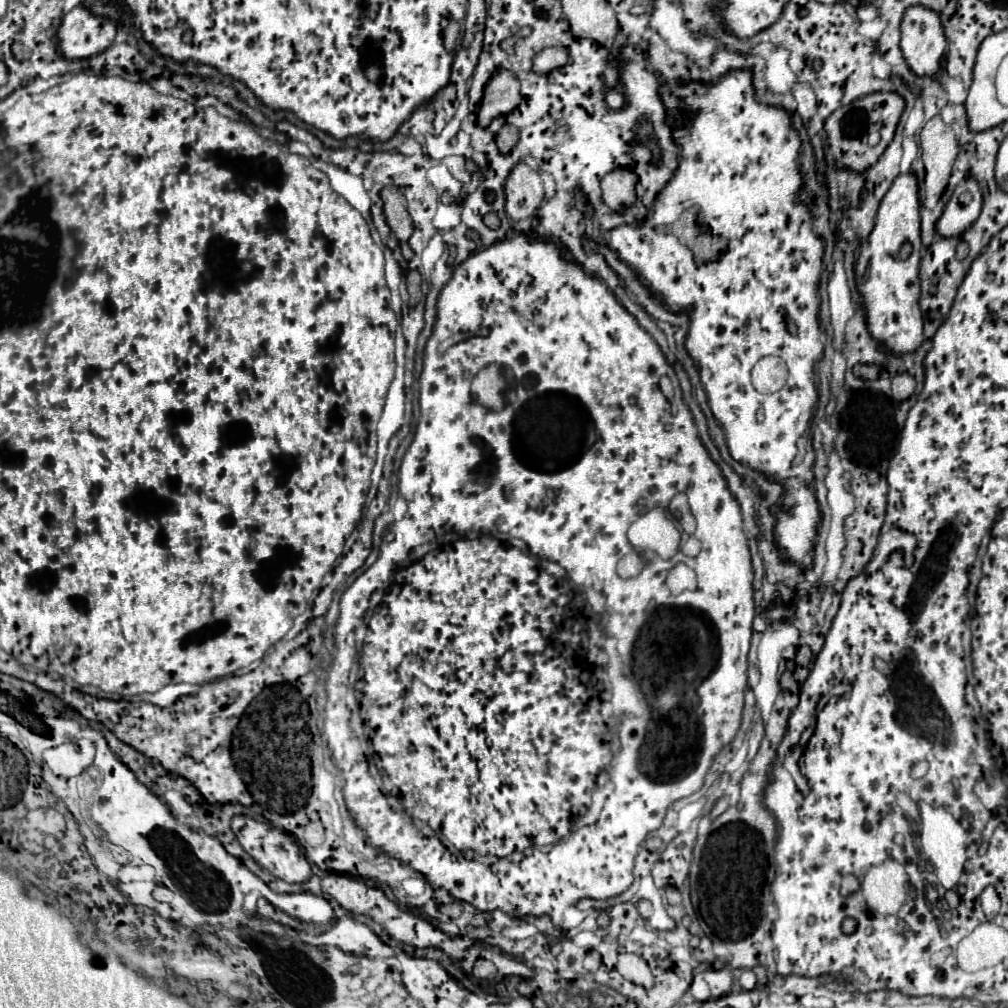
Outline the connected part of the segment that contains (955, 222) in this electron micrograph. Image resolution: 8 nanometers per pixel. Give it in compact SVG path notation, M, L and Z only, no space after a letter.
M975 178L963 180L955 188L943 216L939 218L937 232L941 236L961 236L977 220L977 216L981 214L981 206L983 196L979 182Z

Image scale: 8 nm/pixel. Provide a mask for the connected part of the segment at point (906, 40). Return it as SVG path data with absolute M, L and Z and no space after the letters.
M925 6L909 8L901 22L901 50L911 72L915 76L937 76L945 48L939 16Z

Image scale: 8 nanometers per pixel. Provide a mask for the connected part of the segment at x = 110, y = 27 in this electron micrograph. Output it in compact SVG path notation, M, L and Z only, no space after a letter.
M77 6L61 18L57 28L57 50L67 60L91 58L113 42L115 24L89 14L85 6Z

